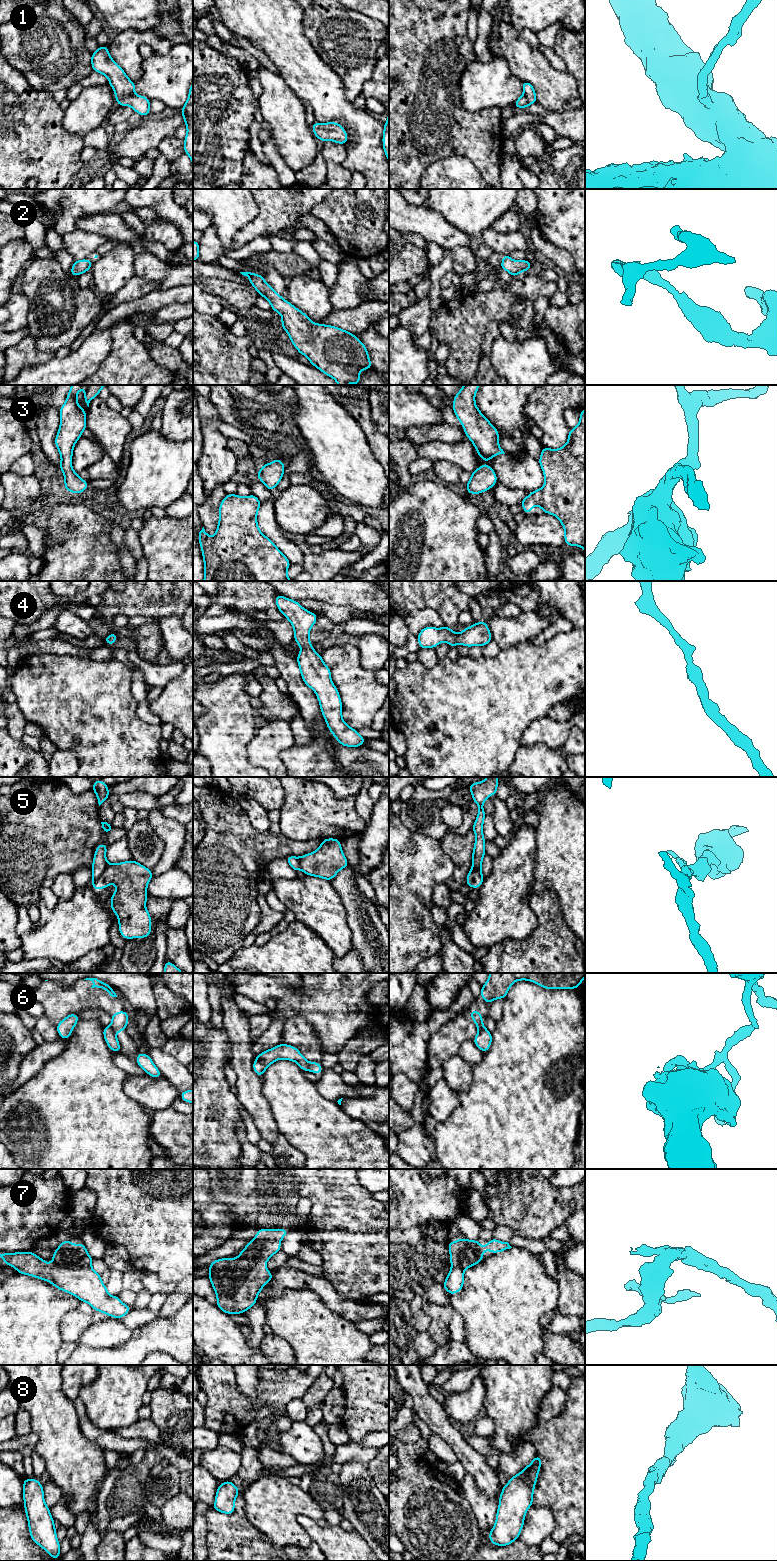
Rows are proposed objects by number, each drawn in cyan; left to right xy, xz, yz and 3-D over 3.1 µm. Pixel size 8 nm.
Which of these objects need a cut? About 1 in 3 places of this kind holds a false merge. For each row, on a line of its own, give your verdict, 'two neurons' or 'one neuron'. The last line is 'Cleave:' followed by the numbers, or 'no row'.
1: one neuron
2: one neuron
3: one neuron
4: one neuron
5: two neurons
6: two neurons
7: two neurons
8: one neuron
Cleave: 5, 6, 7

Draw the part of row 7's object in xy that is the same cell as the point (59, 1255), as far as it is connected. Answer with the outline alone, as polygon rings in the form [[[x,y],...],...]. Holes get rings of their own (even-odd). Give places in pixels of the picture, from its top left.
[[[68,1241],[68,1245],[72,1249],[72,1252],[67,1254],[58,1247],[52,1255],[53,1261],[60,1263],[73,1258],[81,1258],[86,1260],[86,1254],[82,1251],[81,1244],[75,1245],[73,1242]]]

